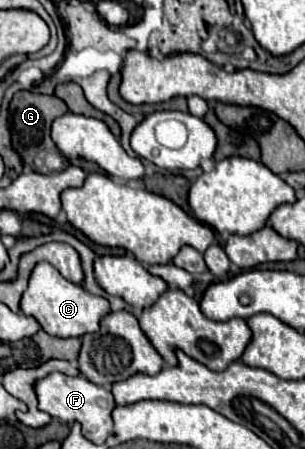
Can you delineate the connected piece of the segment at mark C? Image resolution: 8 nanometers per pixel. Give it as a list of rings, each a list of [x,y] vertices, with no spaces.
[[[39,263],[29,279],[29,287],[21,299],[21,311],[33,315],[41,327],[53,337],[83,337],[85,333],[99,331],[99,321],[111,311],[109,301],[87,293],[81,285],[69,283],[59,275],[59,271],[49,263]]]

